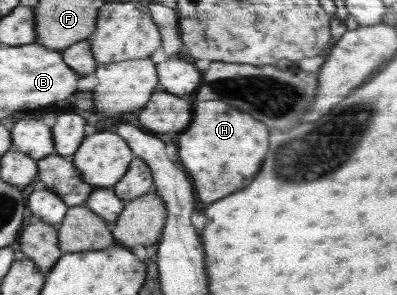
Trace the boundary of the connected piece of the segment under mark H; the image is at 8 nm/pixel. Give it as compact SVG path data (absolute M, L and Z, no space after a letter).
M201 101L189 129L179 137L179 161L191 175L197 197L213 203L247 187L267 155L267 137L267 127L247 113L229 109L225 101Z

